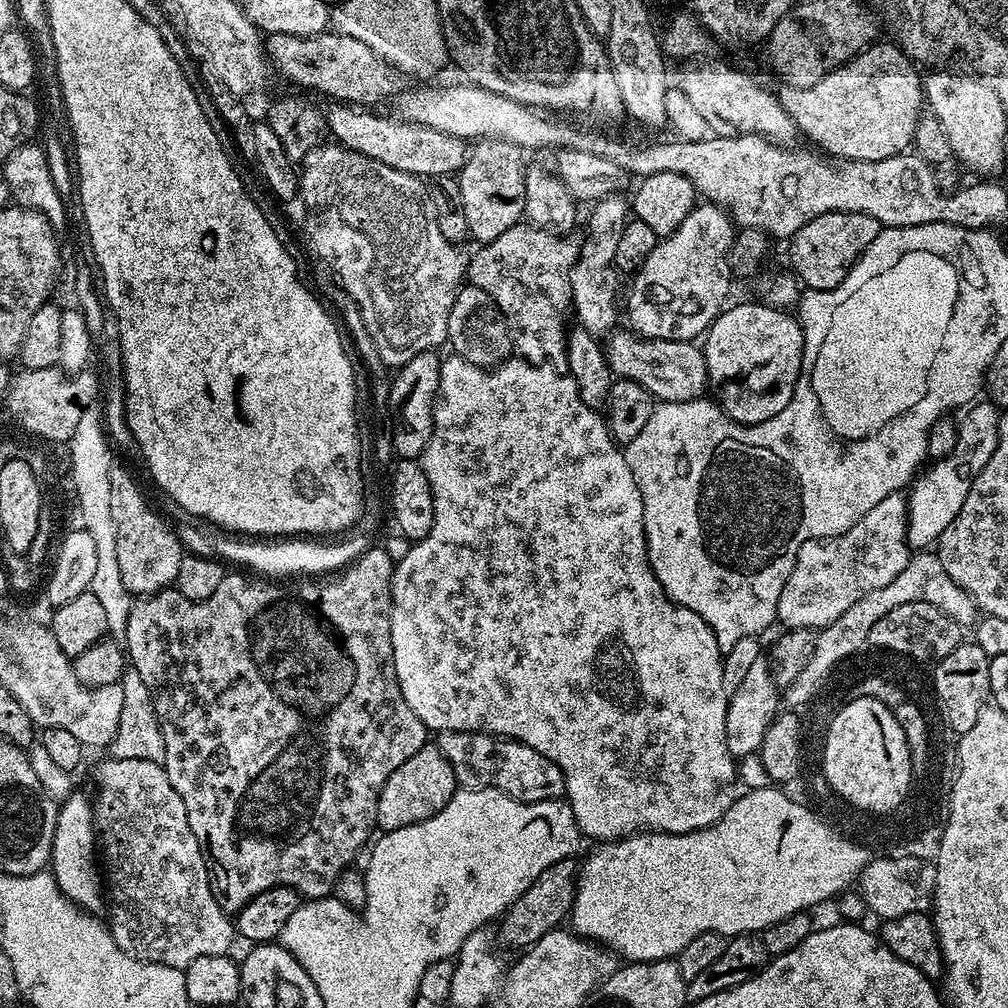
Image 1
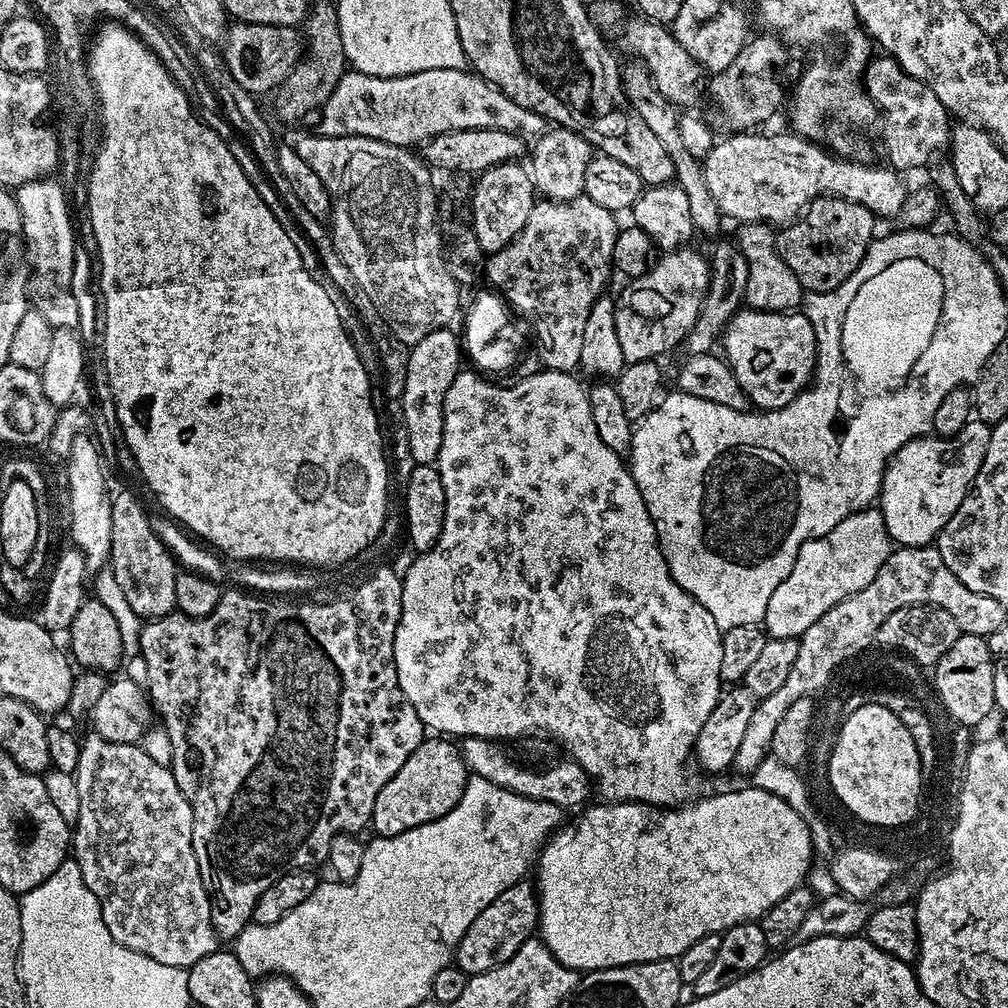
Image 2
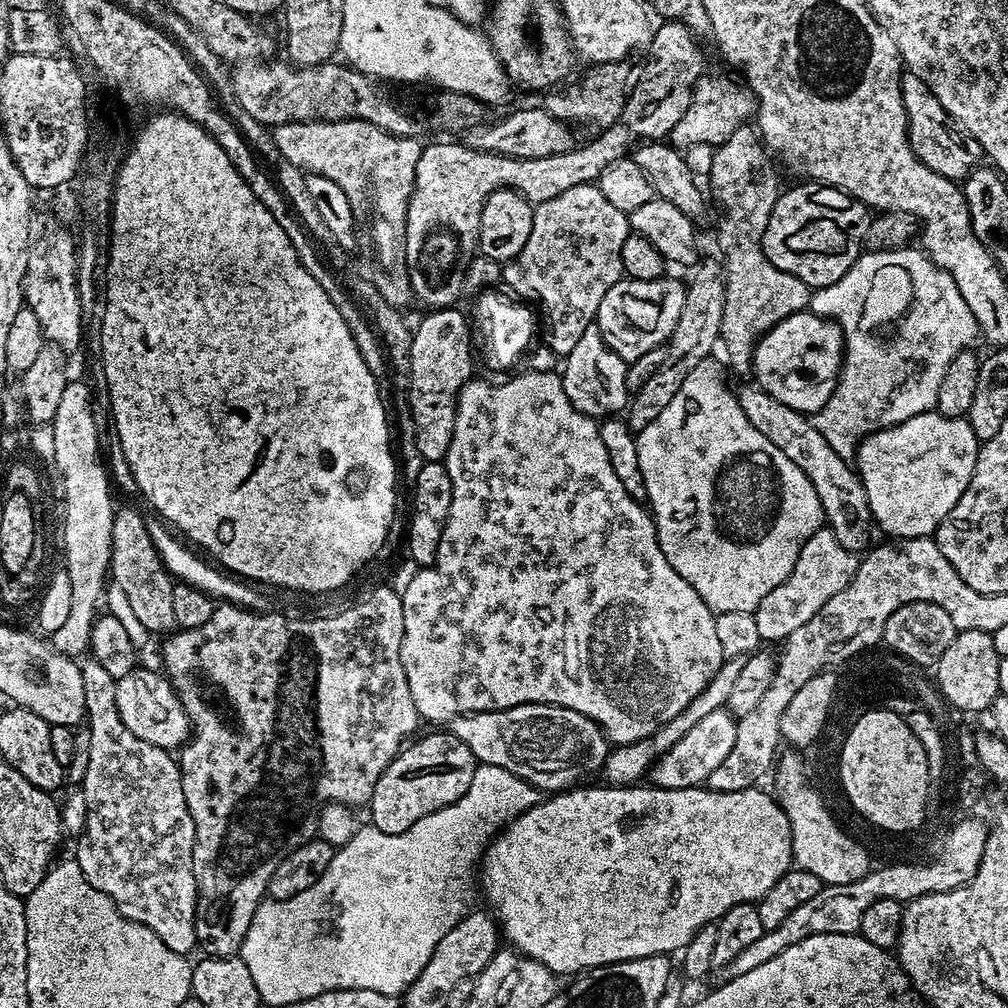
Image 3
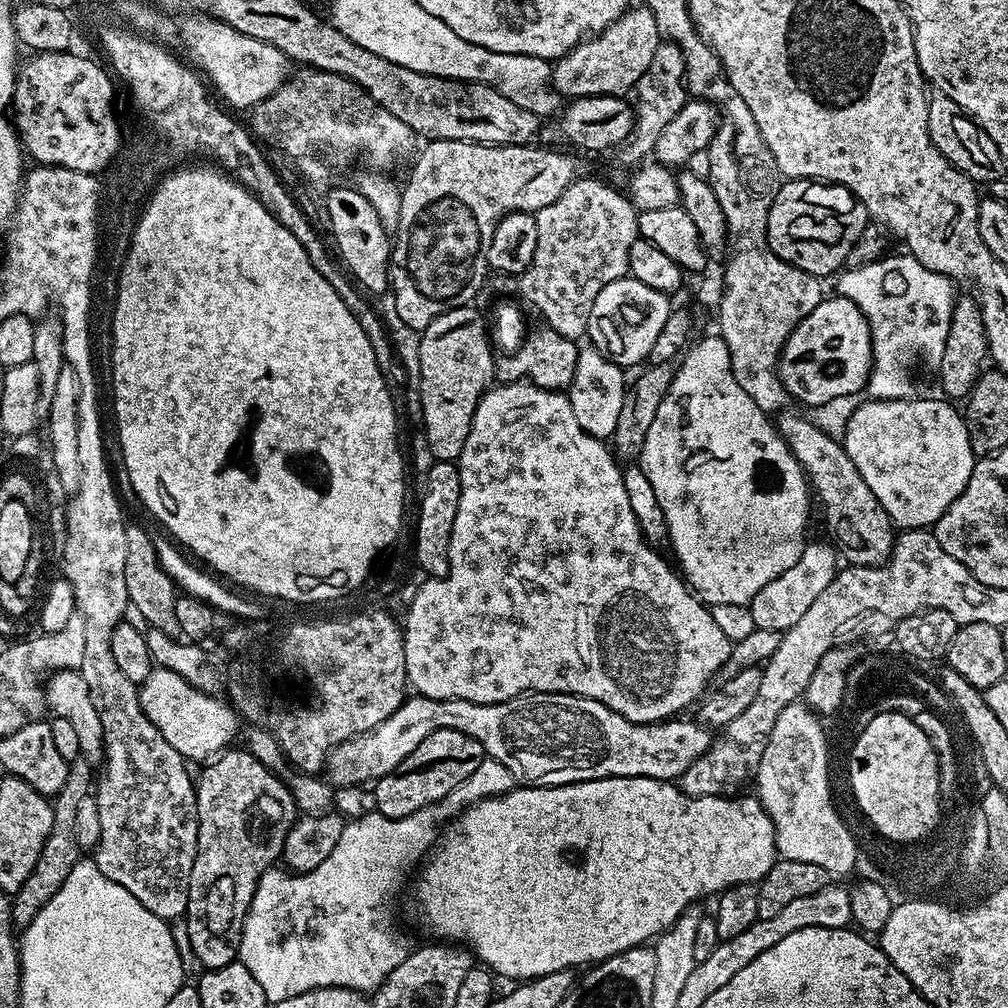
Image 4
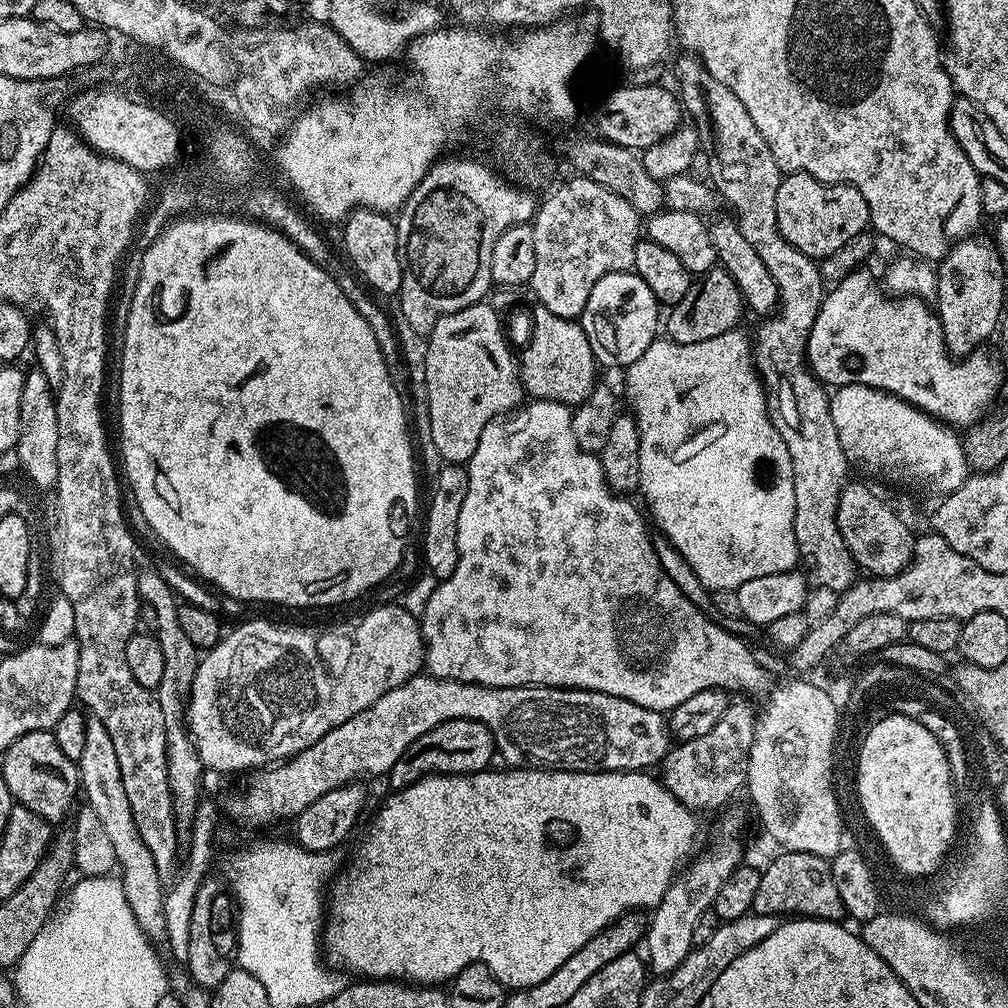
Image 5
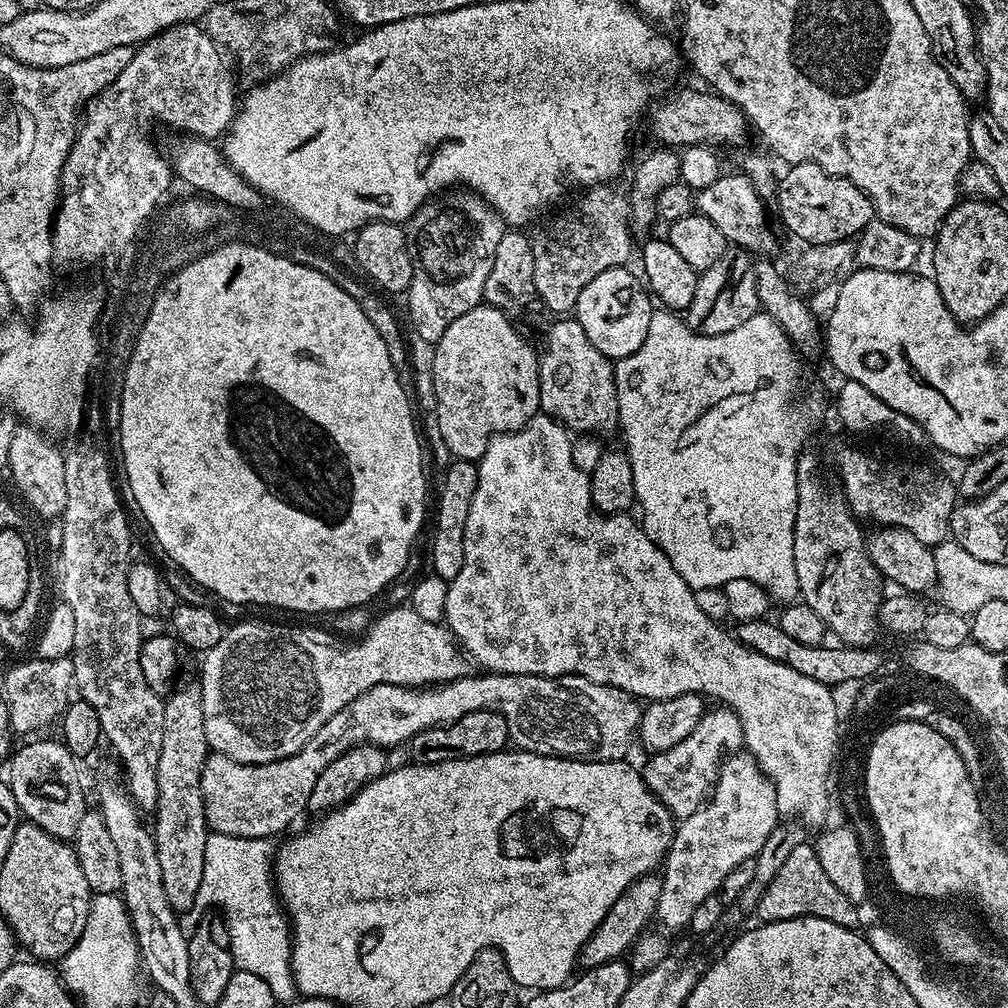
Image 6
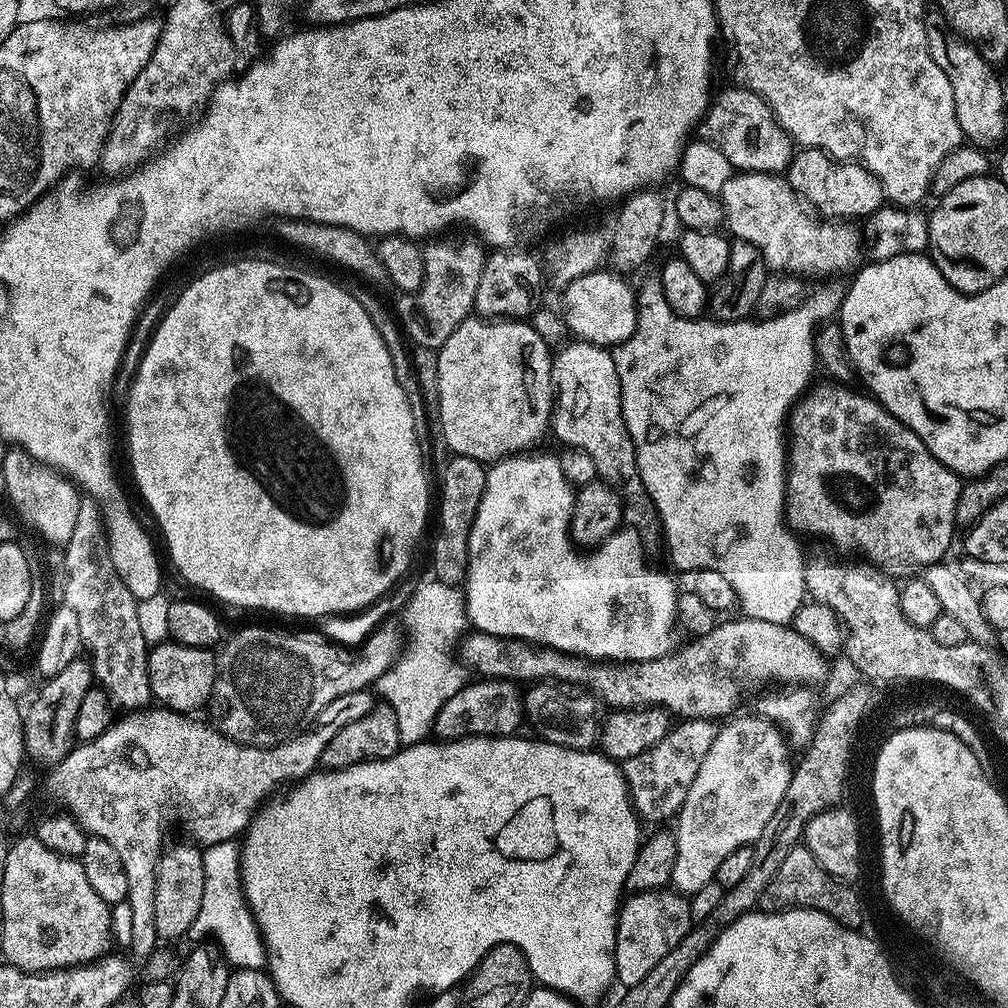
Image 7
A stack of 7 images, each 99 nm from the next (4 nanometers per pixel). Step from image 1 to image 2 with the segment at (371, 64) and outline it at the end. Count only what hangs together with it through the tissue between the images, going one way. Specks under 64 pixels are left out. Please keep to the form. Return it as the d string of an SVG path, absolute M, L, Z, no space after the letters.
M229 23L222 41L224 64L234 74L234 82L253 94L271 93L302 59L302 36L290 26Z

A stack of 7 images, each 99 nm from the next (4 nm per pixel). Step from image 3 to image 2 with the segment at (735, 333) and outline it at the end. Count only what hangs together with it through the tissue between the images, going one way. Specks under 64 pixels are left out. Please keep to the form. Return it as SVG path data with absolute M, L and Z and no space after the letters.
M740 224L737 229L734 240L739 244L748 263L744 304L749 309L761 312L787 312L799 309L806 293L798 278L794 278L794 270L790 270L790 266L786 266L786 262L780 256L777 233L767 224Z

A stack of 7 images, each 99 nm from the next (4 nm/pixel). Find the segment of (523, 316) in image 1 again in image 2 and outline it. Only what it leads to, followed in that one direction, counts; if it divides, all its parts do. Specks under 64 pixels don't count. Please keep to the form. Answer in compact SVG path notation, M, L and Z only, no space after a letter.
M580 195L573 200L546 200L537 199L536 205L530 210L530 218L526 218L526 226L518 234L518 238L514 238L514 242L510 242L510 246L506 246L502 250L491 253L486 260L486 280L489 280L491 287L504 298L505 301L513 309L517 308L526 319L532 323L532 332L536 335L536 348L534 354L540 359L541 365L545 369L553 372L570 372L575 373L580 368L580 359L582 358L582 334L586 331L586 317L589 316L590 310L594 306L594 302L605 295L608 284L608 275L613 275L612 255L614 254L614 242L618 231L617 213L606 210L606 206L598 206L598 202L594 202L589 196Z

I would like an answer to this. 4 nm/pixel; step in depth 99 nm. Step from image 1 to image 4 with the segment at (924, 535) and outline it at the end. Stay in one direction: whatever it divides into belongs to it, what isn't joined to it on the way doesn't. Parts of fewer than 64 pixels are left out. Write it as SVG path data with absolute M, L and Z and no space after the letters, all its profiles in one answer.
M944 398L916 399L865 399L865 404L858 405L849 414L848 421L844 424L844 436L842 435L846 454L850 454L850 462L858 466L862 482L870 486L870 494L878 498L882 510L886 510L893 525L900 530L927 529L935 525L936 520L942 518L944 511L954 502L954 498L962 494L966 482L970 482L972 468L978 459L970 446L968 425L964 423L961 409L955 403Z

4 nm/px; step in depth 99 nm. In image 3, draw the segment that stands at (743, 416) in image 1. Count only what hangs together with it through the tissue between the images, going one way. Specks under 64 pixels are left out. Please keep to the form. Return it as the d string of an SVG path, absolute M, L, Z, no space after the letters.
M805 310L778 322L771 330L764 333L752 351L752 371L755 383L770 398L778 398L786 406L805 414L820 412L828 404L828 399L835 397L840 382L840 370L844 367L844 331L839 324L823 315L815 316L812 310Z

